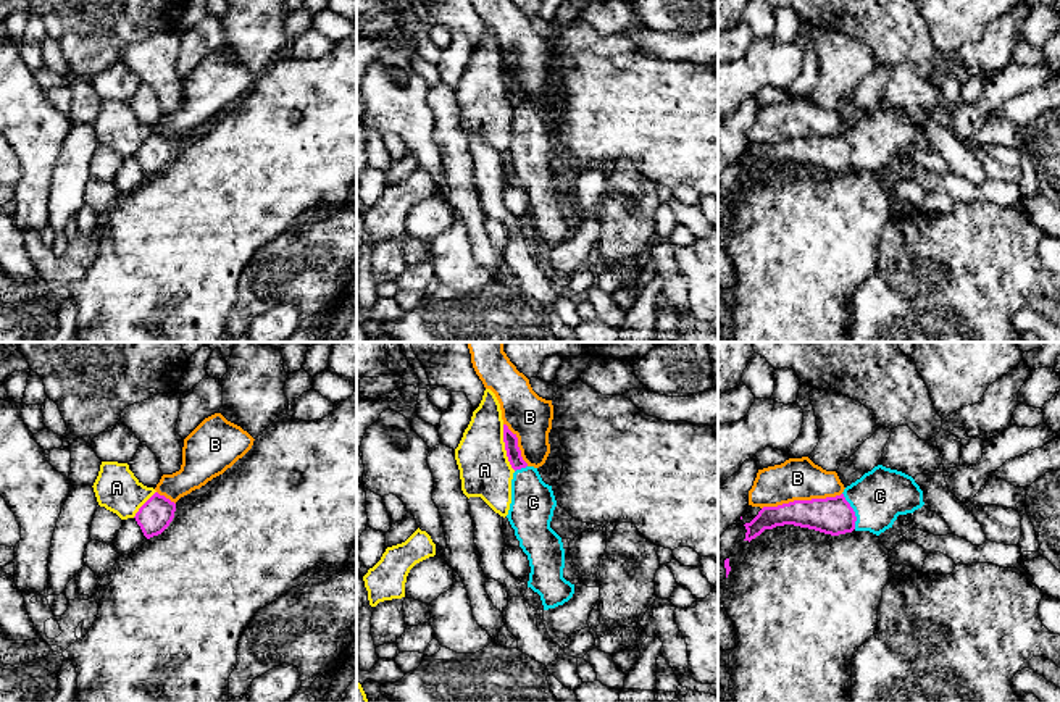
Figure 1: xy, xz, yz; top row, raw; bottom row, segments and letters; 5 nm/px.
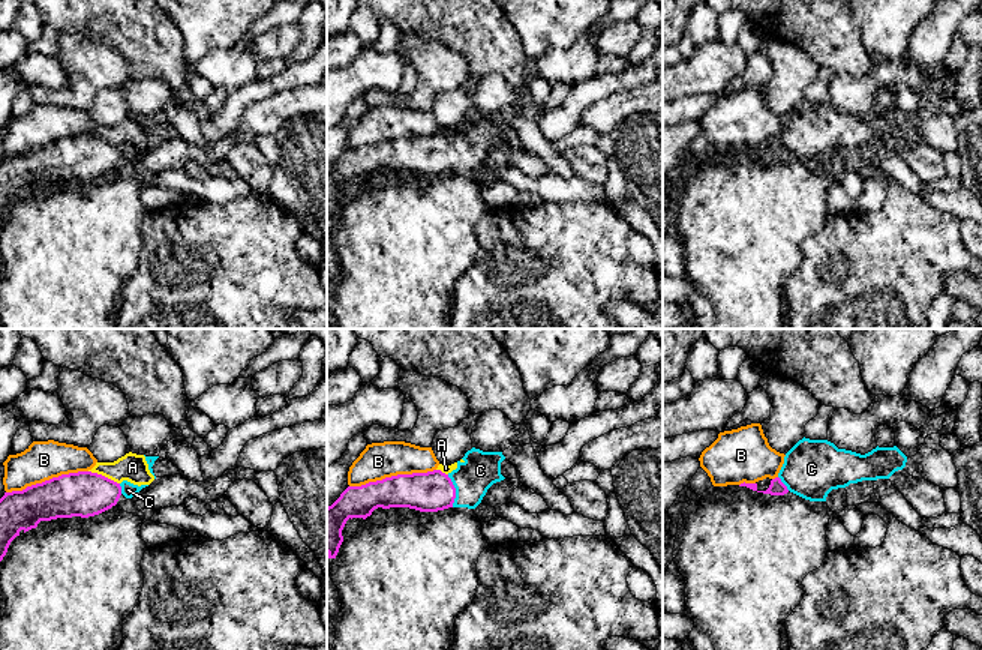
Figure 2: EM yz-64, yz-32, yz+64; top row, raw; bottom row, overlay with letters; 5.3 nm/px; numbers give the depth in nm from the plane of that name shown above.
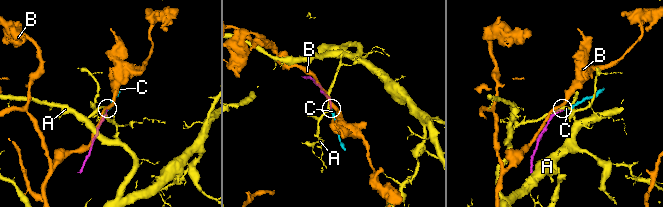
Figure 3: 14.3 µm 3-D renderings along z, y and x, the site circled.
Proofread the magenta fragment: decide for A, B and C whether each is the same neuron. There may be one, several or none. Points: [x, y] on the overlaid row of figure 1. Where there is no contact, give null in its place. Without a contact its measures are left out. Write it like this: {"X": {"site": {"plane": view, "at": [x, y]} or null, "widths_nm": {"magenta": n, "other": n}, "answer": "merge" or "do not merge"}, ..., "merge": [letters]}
{"A": {"site": {"plane": "xz", "at": [505, 447]}, "widths_nm": {"magenta": 70, "other": 260}, "answer": "do not merge"}, "B": {"site": {"plane": "yz", "at": [801, 501]}, "widths_nm": {"magenta": 190, "other": 200}, "answer": "do not merge"}, "C": {"site": {"plane": "yz", "at": [852, 510]}, "widths_nm": {"magenta": 190, "other": 280}, "answer": "merge"}, "merge": ["C"]}

